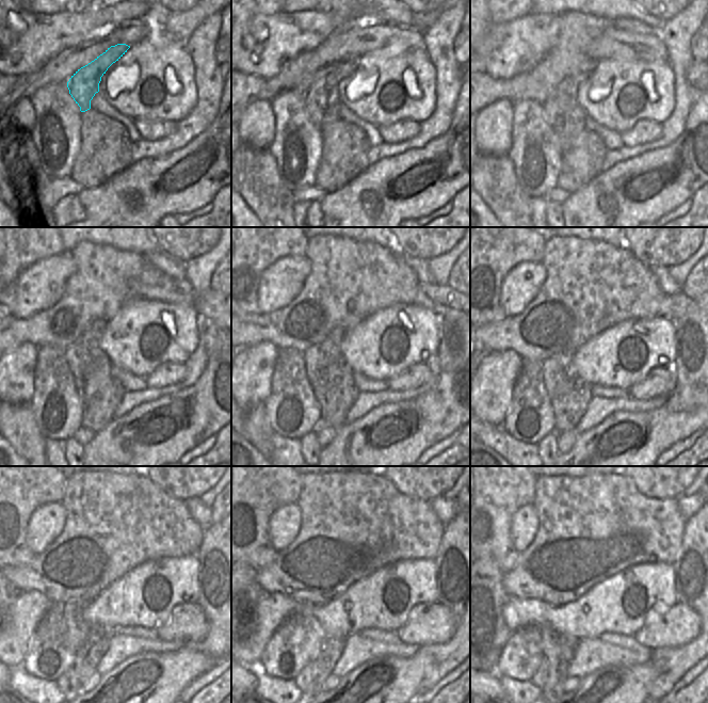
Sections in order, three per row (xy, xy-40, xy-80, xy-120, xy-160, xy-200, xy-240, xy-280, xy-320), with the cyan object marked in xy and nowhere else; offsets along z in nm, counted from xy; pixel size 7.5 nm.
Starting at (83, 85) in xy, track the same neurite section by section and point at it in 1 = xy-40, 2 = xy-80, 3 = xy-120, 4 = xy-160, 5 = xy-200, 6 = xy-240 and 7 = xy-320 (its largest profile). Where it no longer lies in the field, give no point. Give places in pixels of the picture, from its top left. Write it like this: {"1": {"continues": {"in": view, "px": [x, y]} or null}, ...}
{"1": {"continues": {"in": "xy-40", "px": [322, 95]}}, "2": {"continues": {"in": "xy-80", "px": [563, 99]}}, "3": {"continues": {"in": "xy-120", "px": [89, 342]}}, "4": {"continues": {"in": "xy-160", "px": [312, 356]}}, "5": {"continues": {"in": "xy-200", "px": [551, 376]}}, "6": {"continues": {"in": "xy-240", "px": [73, 613]}}, "7": {"continues": {"in": "xy-320", "px": [553, 643]}}}

